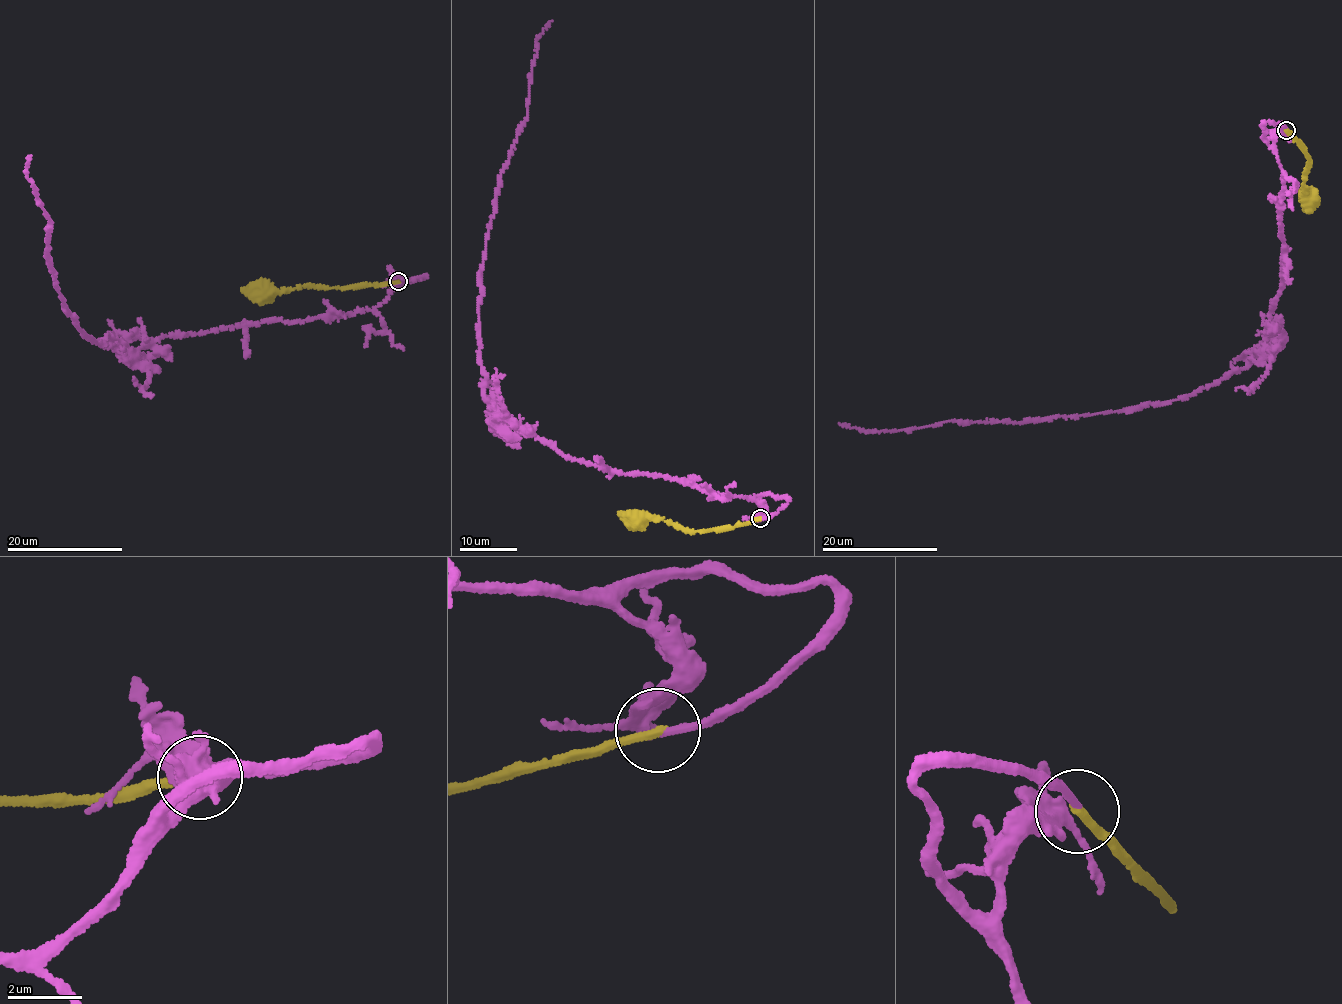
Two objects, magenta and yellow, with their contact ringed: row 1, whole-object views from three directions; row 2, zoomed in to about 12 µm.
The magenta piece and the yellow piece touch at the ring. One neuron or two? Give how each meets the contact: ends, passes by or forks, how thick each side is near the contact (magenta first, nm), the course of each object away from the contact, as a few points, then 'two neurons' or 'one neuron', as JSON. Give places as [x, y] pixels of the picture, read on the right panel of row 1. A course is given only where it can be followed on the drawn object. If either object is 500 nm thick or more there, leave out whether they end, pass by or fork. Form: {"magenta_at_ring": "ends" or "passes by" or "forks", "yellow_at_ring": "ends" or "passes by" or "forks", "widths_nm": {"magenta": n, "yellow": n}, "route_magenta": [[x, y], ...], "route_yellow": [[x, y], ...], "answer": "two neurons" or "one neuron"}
{"magenta_at_ring": "passes by", "yellow_at_ring": "ends", "widths_nm": {"magenta": 180, "yellow": 260}, "route_magenta": [[1286, 130], [1261, 124], [1284, 187], [1284, 284], [1261, 355], [1244, 367], [1124, 411], [891, 432], [840, 424]], "route_yellow": [[1286, 130], [1311, 161], [1303, 184], [1307, 188], [1303, 194], [1307, 195]], "answer": "one neuron"}

